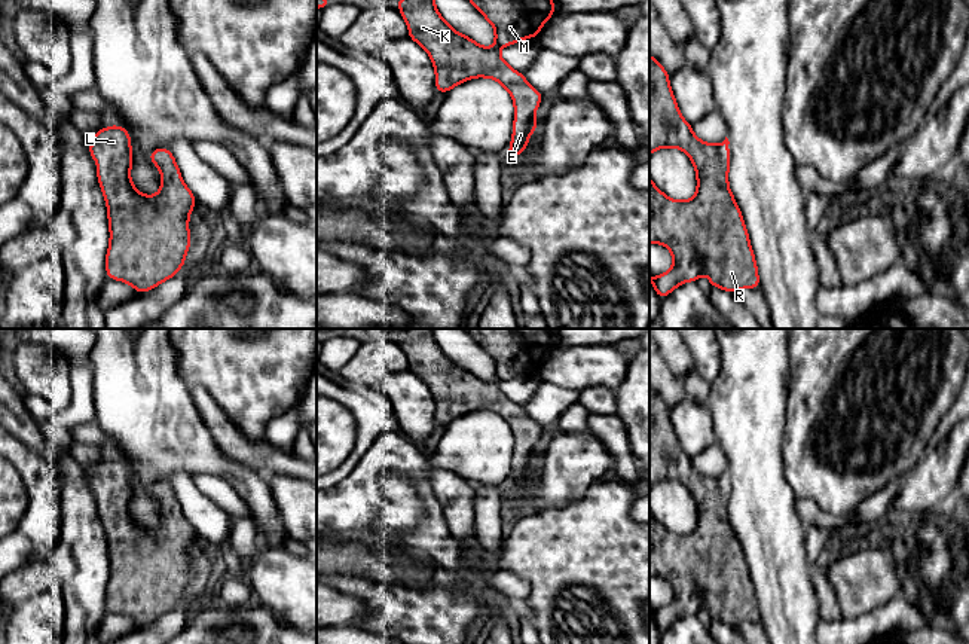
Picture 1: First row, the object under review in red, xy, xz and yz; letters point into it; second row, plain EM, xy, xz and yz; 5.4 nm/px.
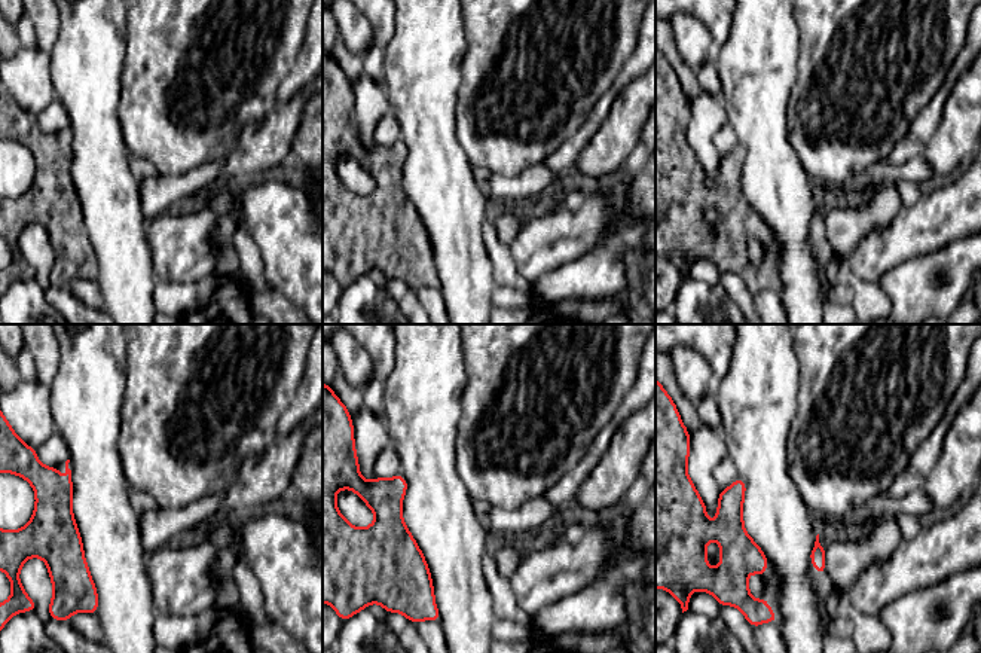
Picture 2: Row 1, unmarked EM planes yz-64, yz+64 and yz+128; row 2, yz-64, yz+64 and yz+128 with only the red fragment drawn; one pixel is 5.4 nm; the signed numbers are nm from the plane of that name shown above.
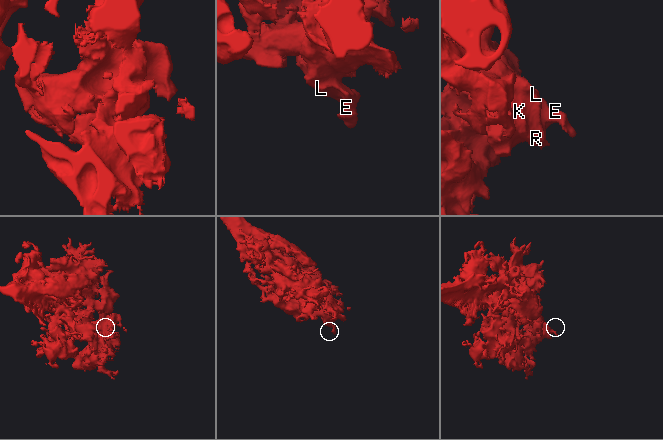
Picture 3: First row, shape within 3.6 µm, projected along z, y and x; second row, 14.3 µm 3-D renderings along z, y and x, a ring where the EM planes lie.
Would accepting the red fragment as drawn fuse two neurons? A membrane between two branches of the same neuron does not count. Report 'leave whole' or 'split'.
leave whole

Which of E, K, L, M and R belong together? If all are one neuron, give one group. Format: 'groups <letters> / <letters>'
groups E K L M R

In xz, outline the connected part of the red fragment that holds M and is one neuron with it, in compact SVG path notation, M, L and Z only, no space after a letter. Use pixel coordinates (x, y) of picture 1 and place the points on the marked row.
M397 0L397 7L409 27L409 37L430 55L435 68L435 89L447 92L453 86L473 77L498 80L514 101L513 138L508 156L519 156L528 147L528 140L537 131L535 112L542 94L534 89L523 73L513 70L499 55L499 49L523 39L537 37L544 22L554 15L553 0L470 0L474 7L493 25L495 46L486 48L455 31L438 13L434 0Z

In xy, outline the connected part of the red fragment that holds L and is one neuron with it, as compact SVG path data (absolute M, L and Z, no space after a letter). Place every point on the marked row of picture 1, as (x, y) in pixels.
M107 126L94 134L89 153L98 164L97 176L107 202L110 244L106 257L107 278L131 284L137 293L149 292L172 278L184 265L189 245L189 216L196 198L184 184L172 153L162 147L149 153L159 168L162 186L153 196L140 193L131 181L131 135L123 126Z

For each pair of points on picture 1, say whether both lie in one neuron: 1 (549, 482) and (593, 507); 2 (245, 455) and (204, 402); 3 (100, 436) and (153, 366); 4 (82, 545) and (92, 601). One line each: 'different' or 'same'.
1: different
2: same
3: different
4: same

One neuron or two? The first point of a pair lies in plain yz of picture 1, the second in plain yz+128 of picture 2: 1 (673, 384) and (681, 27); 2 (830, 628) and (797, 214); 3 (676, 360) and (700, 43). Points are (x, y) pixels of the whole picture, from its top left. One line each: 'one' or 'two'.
1: two
2: two
3: one

